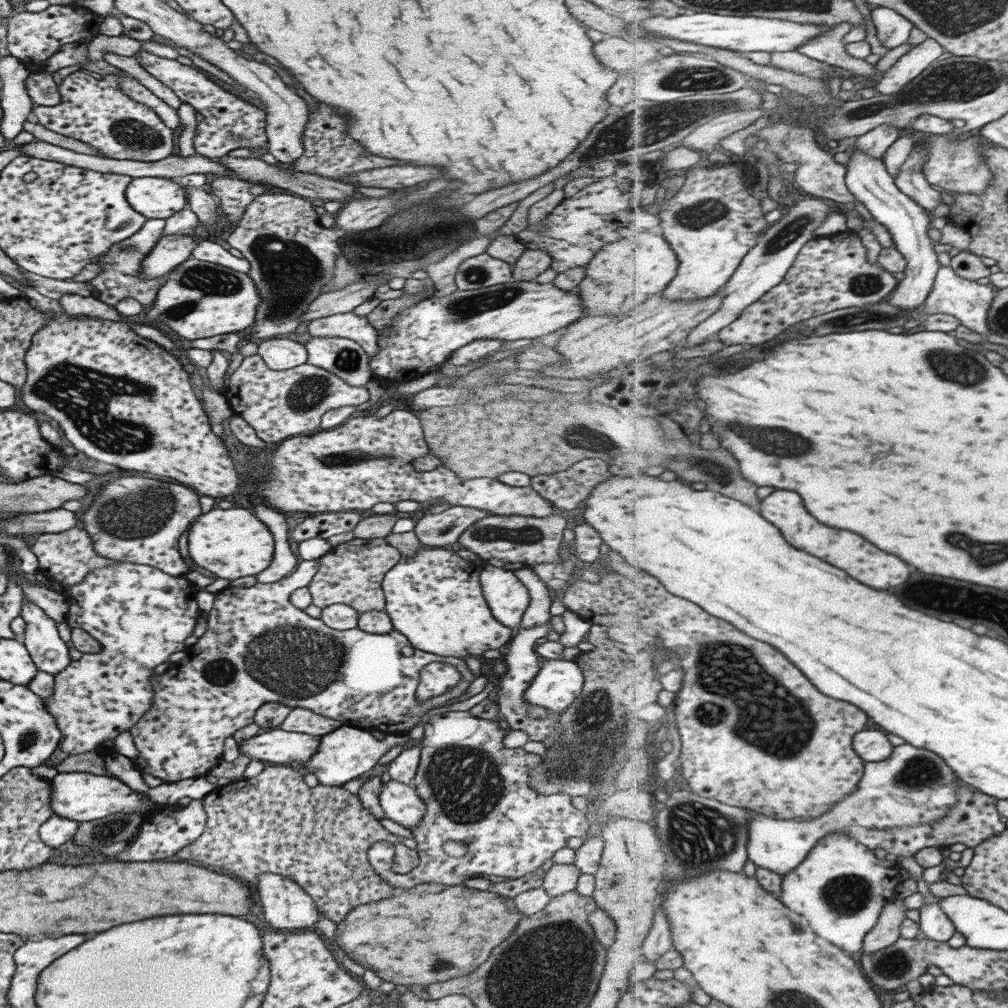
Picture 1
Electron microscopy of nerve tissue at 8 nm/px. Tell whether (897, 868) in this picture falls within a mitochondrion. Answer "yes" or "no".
no

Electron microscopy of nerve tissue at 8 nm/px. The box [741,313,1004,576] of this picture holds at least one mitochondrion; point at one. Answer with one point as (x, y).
(944, 362)

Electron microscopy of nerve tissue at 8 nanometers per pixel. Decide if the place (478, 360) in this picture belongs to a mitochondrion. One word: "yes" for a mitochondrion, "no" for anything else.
no

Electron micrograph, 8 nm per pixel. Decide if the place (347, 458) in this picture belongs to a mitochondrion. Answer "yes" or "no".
yes

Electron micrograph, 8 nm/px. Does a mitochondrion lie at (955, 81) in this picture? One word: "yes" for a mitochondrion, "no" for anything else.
yes

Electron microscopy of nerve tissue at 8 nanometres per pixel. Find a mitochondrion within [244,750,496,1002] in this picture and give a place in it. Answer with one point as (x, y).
(437, 968)

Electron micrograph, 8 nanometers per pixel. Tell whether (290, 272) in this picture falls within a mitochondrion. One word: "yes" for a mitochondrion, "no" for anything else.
yes

